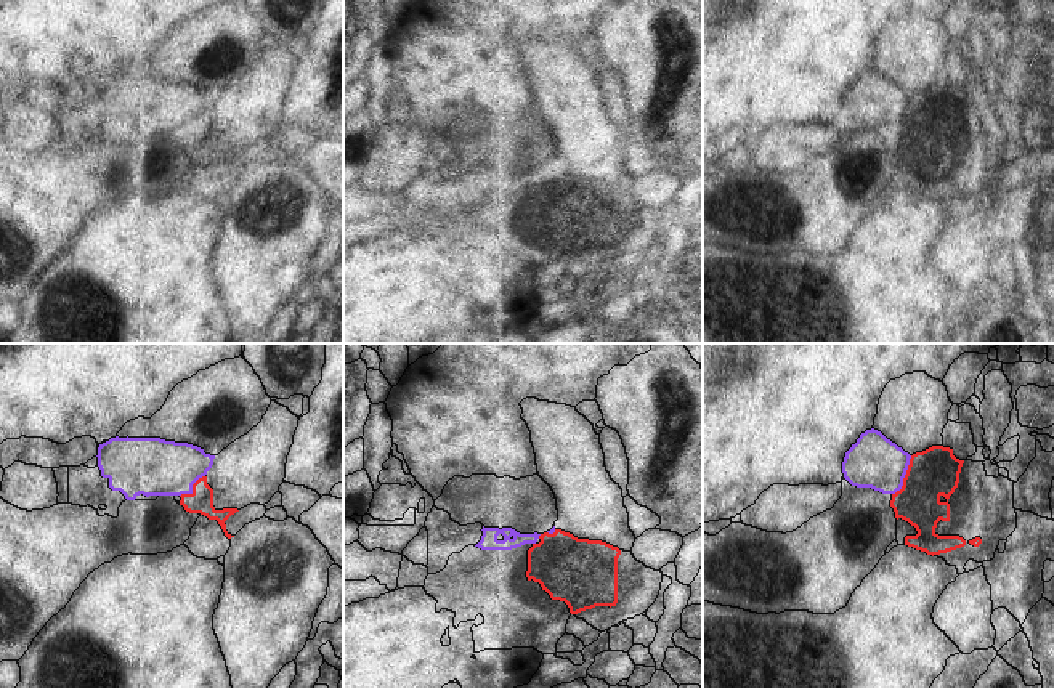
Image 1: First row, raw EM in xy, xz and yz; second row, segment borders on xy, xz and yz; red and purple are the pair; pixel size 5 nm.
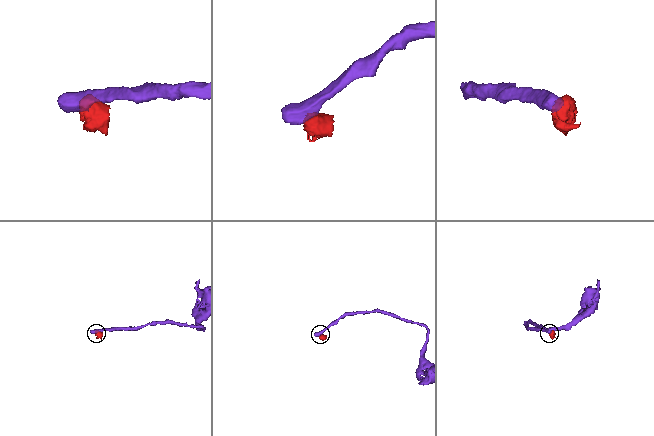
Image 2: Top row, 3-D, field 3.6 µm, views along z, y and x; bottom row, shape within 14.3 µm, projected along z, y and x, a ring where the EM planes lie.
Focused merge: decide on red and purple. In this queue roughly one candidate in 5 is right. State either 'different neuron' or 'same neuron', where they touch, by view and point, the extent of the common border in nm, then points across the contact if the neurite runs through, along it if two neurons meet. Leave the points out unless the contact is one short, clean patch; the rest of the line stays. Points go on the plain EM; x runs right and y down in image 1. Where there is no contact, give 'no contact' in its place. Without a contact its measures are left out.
different neuron; contact yz (905, 117); length 220 nm; border yz (912, 97), (904, 125), (892, 135)

